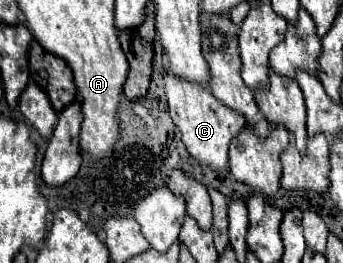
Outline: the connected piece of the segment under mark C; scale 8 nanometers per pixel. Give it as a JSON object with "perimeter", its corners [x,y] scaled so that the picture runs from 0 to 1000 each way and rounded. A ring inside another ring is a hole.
{"perimeter":[[[478,281],[478,319],[484,319],[496,441],[501,441],[507,471],[525,487],[531,540],[542,548],[554,593],[571,601],[589,631],[606,631],[612,646],[659,654],[671,548],[717,487],[711,449],[688,441],[688,426],[659,426],[653,395],[630,388],[630,373],[612,357],[612,342],[601,327],[542,312],[542,304],[525,304],[496,281]]]}

